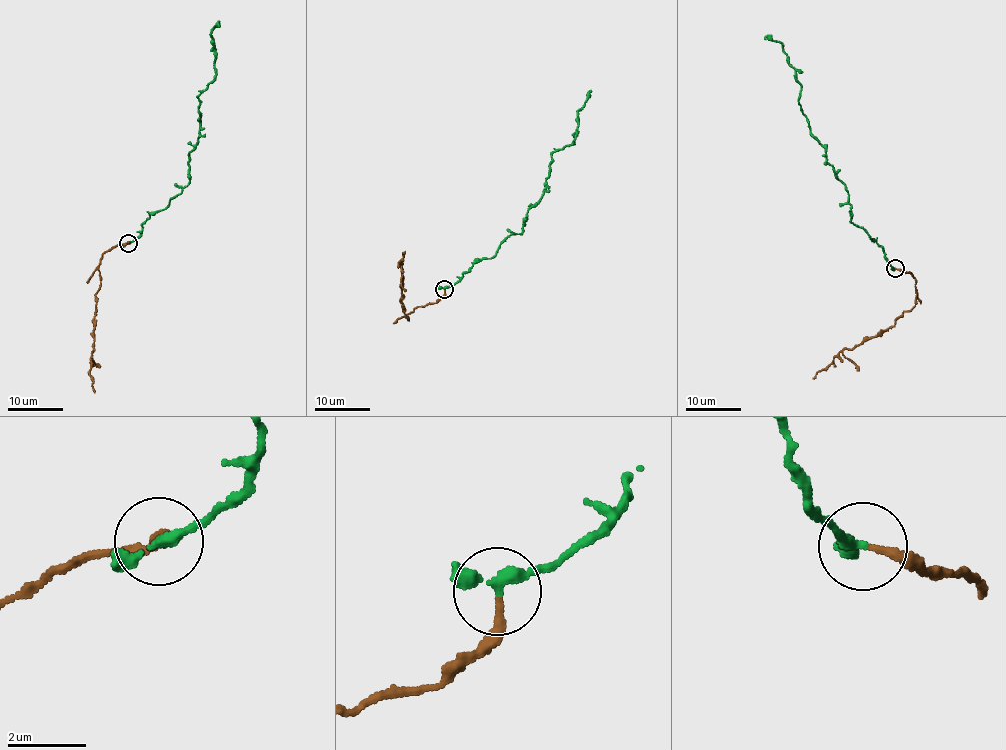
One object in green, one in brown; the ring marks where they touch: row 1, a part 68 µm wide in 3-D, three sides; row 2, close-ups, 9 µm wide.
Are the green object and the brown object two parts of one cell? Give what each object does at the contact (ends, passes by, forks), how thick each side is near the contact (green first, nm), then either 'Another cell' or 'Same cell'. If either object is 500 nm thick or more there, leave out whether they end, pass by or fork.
At the ring green passes by. At the ring brown ends. Thickness 240 nm (green) against 200 nm. Same cell

